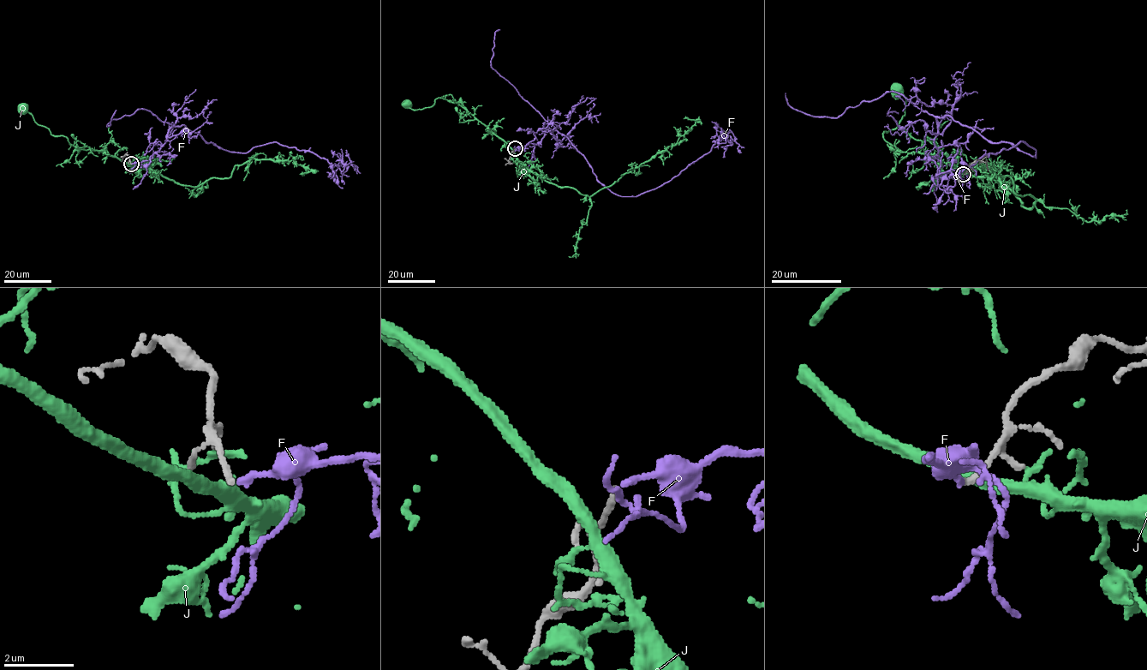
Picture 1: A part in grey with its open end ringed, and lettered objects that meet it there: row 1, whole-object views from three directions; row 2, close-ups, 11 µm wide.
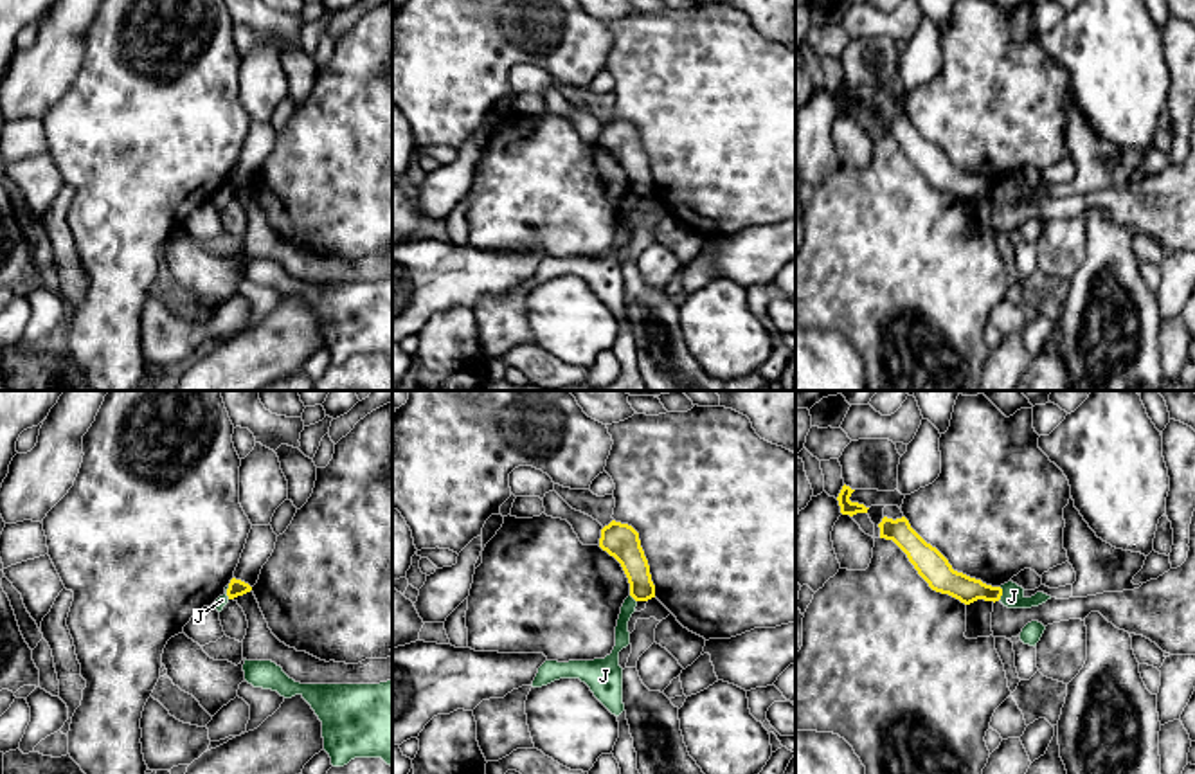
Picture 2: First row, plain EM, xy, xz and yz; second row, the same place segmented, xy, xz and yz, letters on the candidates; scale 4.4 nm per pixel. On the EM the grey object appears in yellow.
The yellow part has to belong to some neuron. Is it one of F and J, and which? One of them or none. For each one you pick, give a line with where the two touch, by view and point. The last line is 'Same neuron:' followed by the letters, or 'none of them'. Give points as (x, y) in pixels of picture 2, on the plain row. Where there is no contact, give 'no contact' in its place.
F: no contact
Same neuron: F

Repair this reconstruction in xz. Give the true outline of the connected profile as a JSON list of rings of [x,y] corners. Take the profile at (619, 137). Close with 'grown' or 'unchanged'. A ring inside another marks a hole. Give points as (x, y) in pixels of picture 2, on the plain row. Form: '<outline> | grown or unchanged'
[[[612,117],[601,126],[599,144],[621,160],[635,198],[655,194],[650,162],[639,130],[632,122]]] | unchanged

